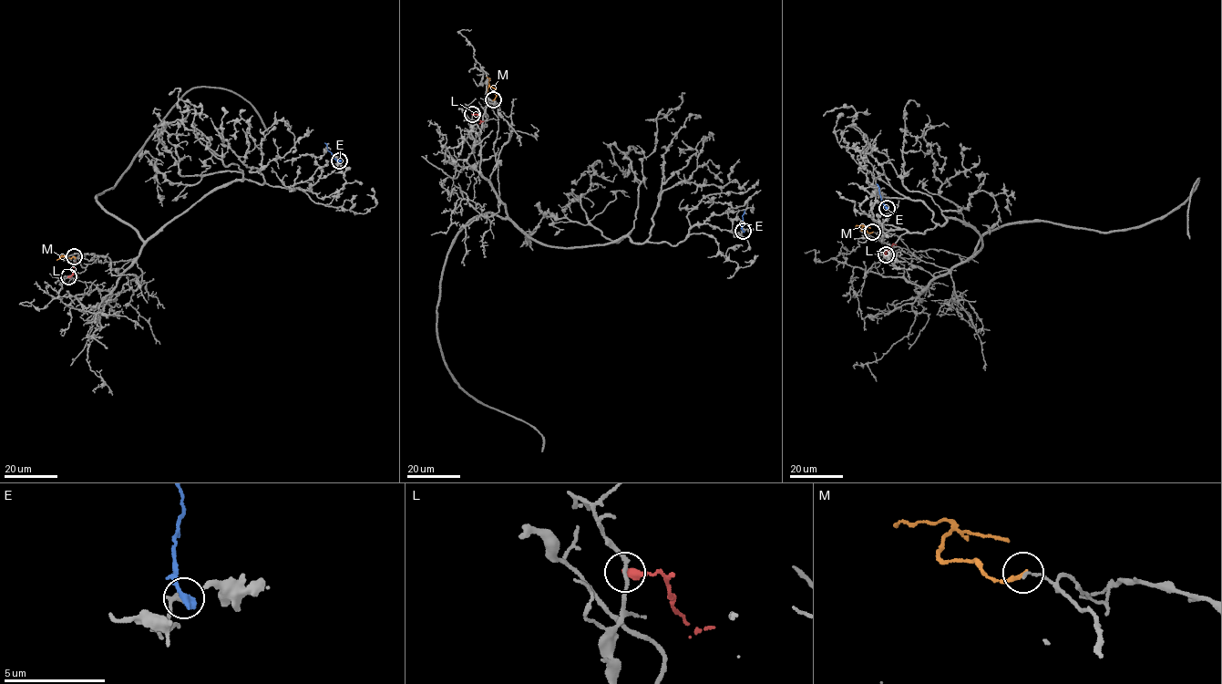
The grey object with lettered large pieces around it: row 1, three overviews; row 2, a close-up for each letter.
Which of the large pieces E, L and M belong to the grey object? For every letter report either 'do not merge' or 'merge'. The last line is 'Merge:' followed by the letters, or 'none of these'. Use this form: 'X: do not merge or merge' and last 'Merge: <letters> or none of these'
E: do not merge
L: do not merge
M: do not merge
Merge: none of these

